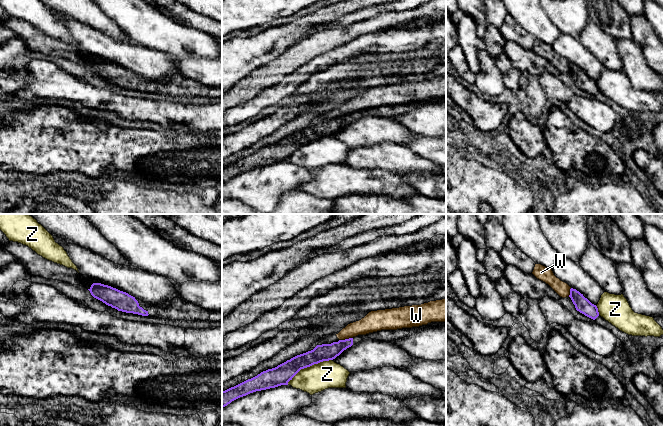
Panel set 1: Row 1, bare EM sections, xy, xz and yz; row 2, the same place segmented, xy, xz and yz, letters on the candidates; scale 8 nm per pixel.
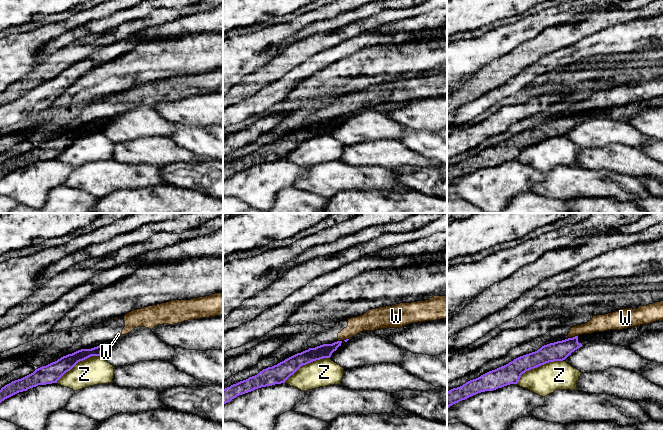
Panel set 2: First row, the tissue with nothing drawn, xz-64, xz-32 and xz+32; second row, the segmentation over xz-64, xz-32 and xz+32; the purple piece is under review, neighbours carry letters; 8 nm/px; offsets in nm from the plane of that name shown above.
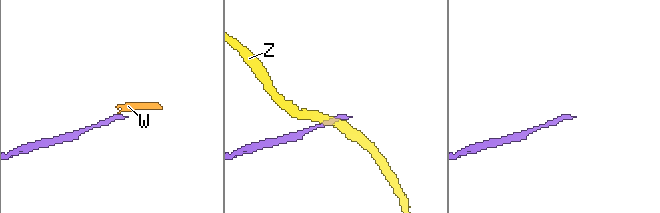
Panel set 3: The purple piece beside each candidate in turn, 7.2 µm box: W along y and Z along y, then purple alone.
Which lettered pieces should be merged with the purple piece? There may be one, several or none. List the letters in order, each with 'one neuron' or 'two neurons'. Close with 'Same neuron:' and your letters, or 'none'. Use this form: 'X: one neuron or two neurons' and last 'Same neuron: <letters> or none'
W: two neurons
Z: two neurons
Same neuron: none

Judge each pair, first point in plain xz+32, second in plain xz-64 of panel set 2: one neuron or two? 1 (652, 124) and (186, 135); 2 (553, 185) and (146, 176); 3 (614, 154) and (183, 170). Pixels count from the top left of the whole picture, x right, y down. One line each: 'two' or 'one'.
1: two
2: one
3: two

